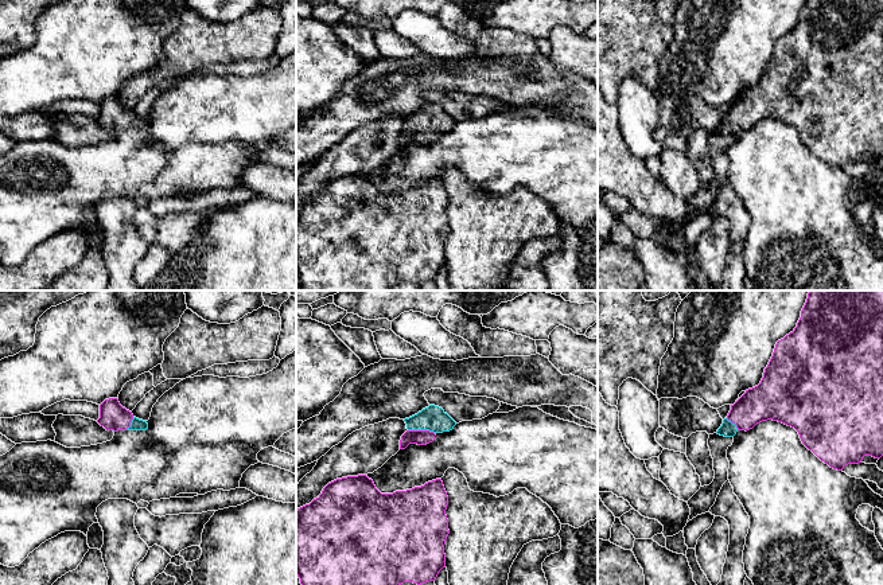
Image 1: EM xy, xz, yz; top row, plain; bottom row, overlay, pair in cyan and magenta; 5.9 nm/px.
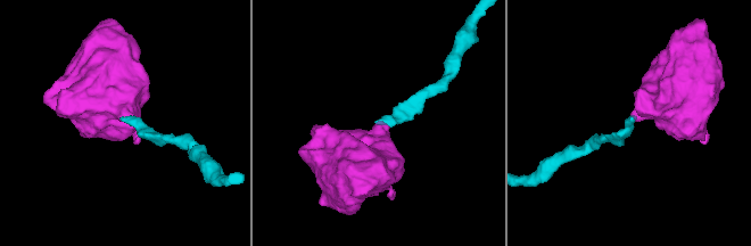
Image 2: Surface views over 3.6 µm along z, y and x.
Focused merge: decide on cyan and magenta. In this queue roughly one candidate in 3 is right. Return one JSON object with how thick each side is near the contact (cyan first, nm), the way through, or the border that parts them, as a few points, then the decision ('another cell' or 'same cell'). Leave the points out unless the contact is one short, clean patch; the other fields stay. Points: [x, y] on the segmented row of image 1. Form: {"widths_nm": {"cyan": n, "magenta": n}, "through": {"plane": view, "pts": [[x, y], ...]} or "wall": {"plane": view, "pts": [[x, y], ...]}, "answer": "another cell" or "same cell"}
{"widths_nm": {"cyan": 150, "magenta": 100}, "through": {"plane": "xz", "pts": [[432, 418], [421, 429], [421, 437]]}, "answer": "same cell"}

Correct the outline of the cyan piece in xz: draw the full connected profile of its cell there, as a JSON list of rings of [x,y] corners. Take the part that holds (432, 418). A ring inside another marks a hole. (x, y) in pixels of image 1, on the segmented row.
[[[429,405],[404,421],[408,430],[401,436],[400,449],[405,449],[409,444],[427,445],[437,433],[450,432],[456,425],[442,407],[435,405]]]

